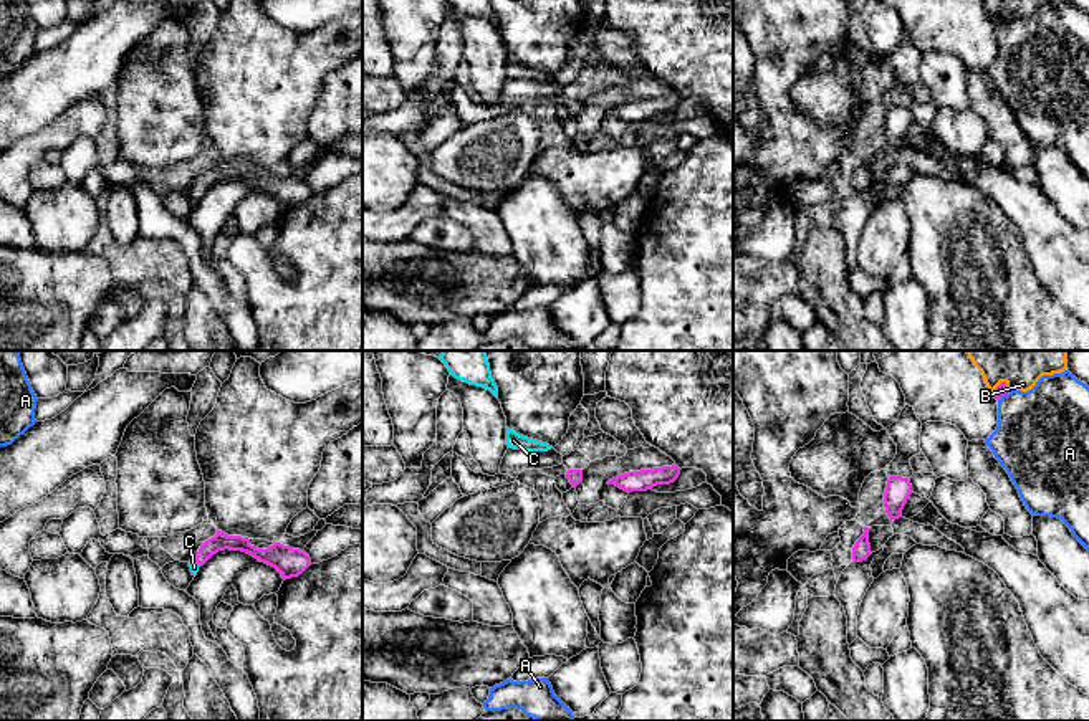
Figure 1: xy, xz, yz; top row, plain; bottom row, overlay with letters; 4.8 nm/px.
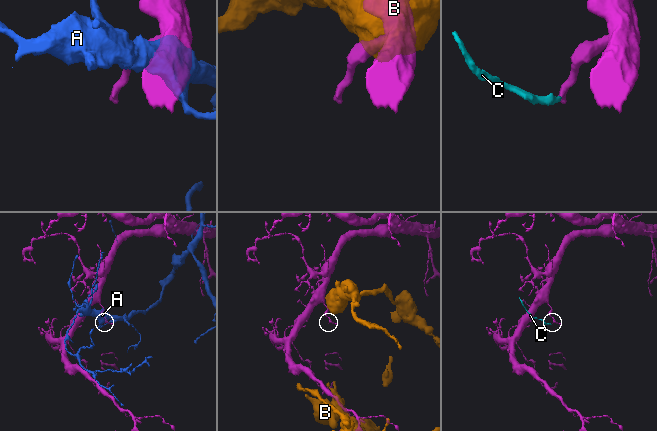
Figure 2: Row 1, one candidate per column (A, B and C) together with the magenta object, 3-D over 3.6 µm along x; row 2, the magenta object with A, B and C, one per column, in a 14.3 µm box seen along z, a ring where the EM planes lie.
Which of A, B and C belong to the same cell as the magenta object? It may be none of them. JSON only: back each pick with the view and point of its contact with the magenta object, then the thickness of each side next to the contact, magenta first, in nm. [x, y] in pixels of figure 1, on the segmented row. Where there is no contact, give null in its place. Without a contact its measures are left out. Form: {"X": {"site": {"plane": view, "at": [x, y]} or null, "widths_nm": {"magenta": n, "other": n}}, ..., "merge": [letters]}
{"C": {"site": {"plane": "xy", "at": [196, 561]}, "widths_nm": {"magenta": 90, "other": 50}}, "merge": ["C"]}

